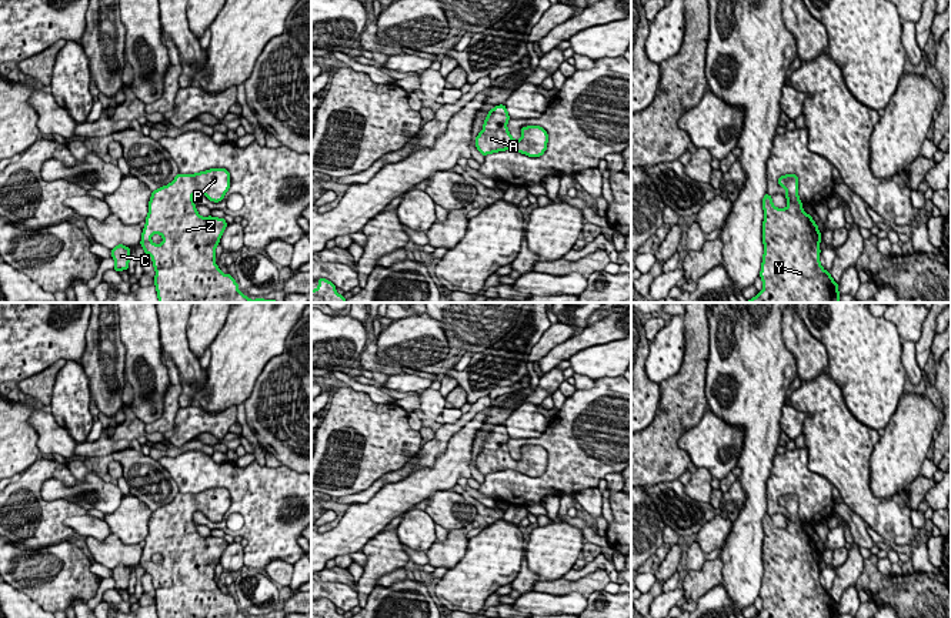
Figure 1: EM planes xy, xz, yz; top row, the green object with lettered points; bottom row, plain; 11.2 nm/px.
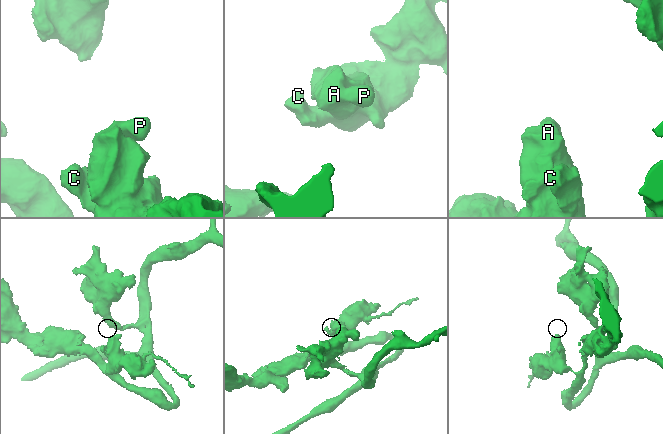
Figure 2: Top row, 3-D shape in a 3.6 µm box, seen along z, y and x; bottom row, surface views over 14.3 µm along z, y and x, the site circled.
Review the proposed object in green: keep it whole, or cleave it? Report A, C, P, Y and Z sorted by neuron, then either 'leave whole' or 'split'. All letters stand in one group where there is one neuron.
groups A C P Y Z; leave whole

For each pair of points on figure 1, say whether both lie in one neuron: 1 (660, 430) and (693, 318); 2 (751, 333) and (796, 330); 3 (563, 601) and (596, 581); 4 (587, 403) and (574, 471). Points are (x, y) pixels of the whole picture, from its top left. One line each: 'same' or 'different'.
1: same
2: different
3: different
4: same

